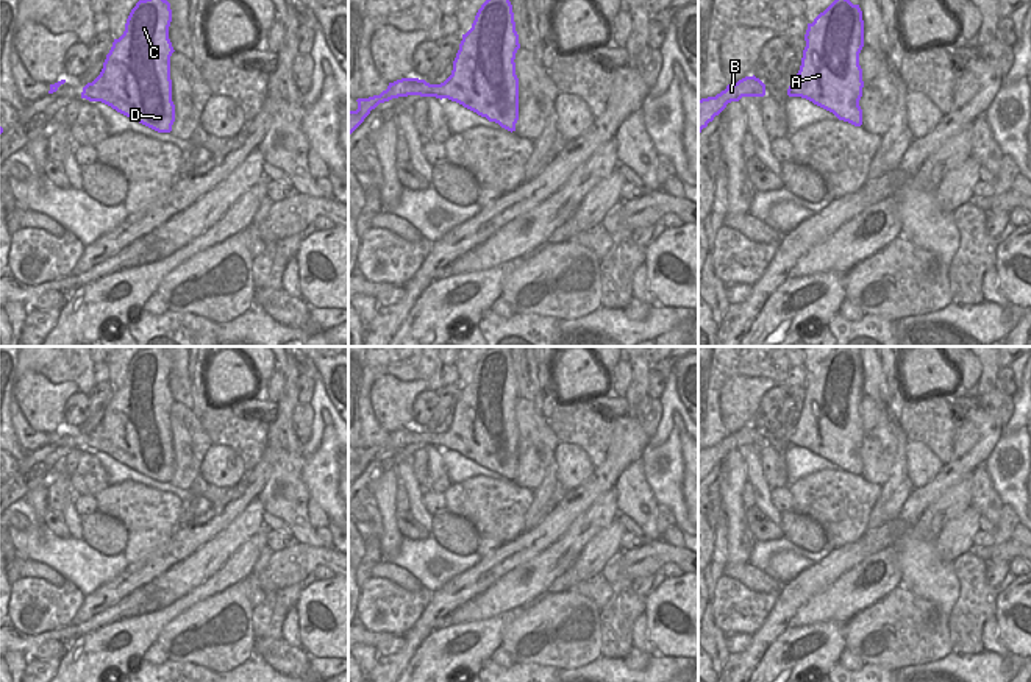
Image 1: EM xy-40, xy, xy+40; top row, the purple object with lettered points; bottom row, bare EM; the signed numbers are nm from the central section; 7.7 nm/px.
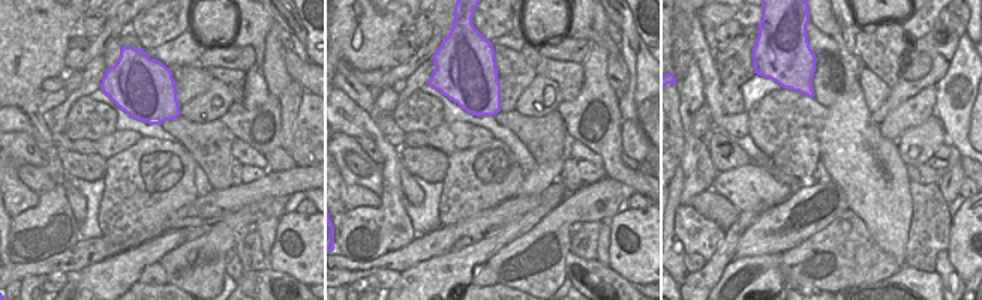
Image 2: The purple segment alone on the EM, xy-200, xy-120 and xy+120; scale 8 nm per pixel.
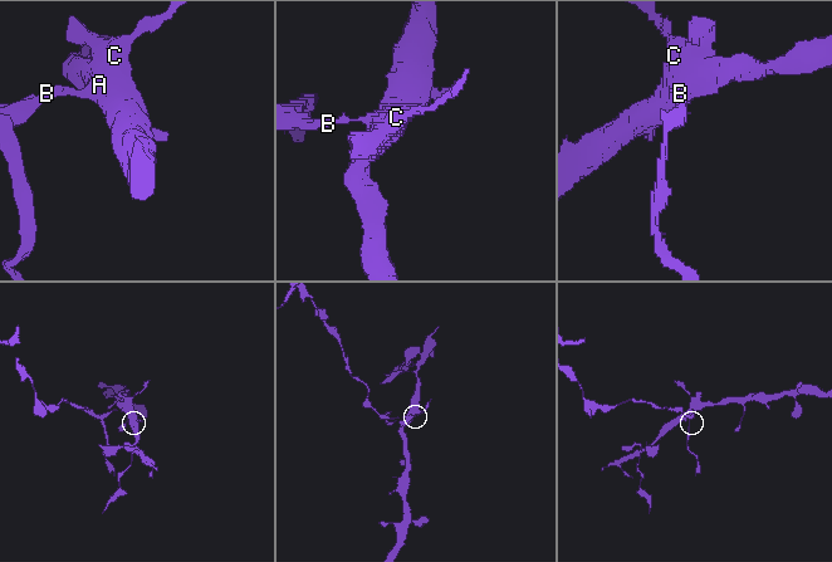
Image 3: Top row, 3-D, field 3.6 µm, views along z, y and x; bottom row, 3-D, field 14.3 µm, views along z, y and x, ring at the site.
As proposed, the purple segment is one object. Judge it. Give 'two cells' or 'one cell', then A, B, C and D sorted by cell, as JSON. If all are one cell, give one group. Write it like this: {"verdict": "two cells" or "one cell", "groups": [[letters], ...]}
{"verdict": "two cells", "groups": [["A", "C", "D"], ["B"]]}

